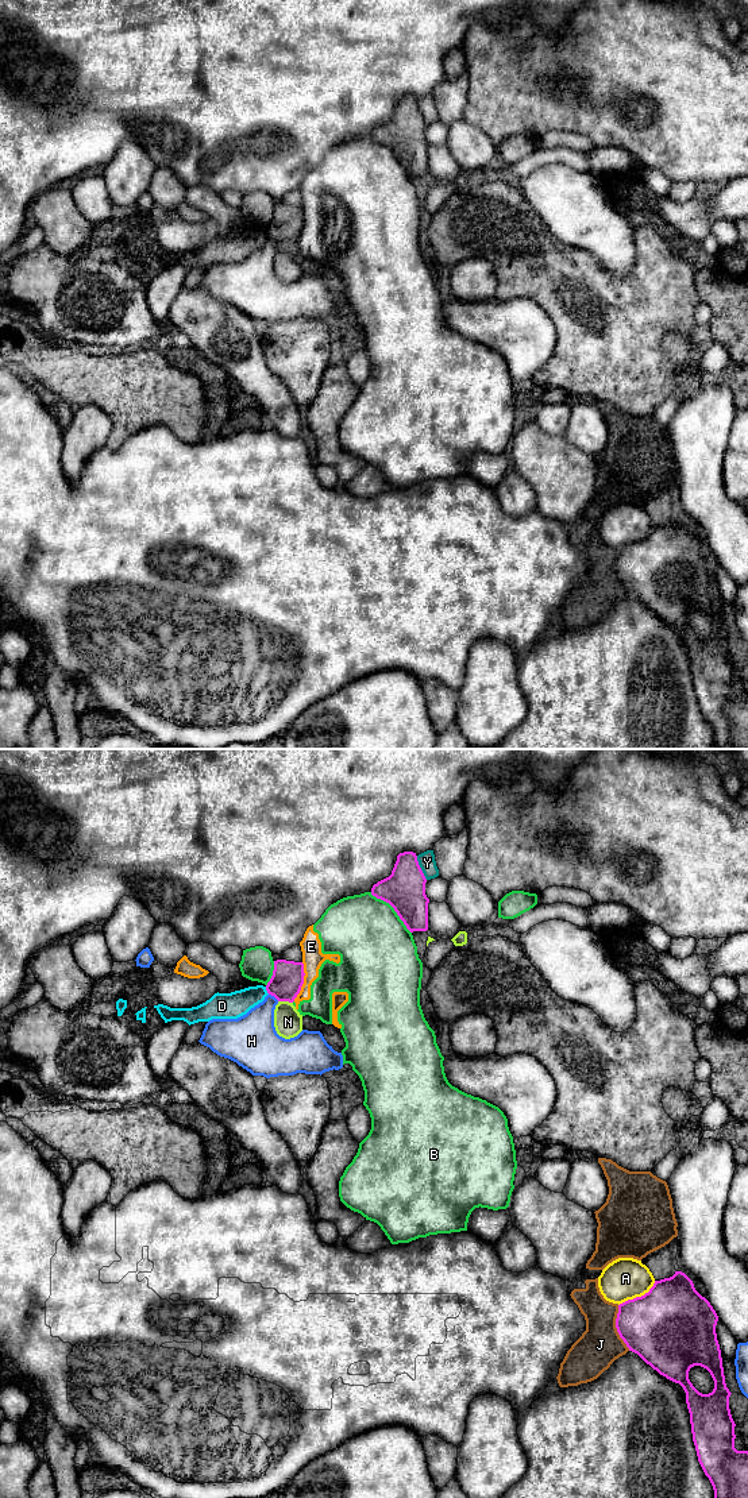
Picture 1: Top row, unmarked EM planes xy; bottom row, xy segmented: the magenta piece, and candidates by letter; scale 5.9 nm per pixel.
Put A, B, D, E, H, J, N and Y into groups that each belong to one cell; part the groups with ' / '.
A / B E / D / H / J / N / Y

